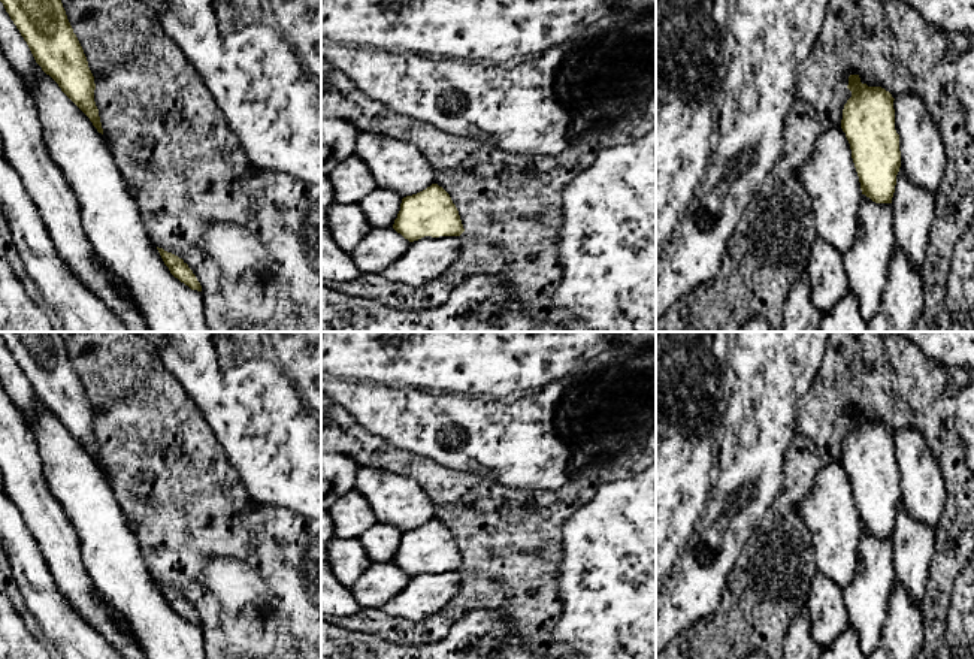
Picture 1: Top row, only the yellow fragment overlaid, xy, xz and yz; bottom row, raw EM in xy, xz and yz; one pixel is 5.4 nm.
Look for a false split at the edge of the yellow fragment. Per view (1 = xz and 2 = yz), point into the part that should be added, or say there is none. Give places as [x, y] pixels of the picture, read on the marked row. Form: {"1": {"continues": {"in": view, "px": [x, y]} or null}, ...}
{"1": {"continues": null}, "2": {"continues": null}}

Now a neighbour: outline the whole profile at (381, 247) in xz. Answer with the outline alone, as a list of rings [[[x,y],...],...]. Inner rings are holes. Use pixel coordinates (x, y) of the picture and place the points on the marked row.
[[[370,229],[350,256],[365,275],[378,275],[400,259],[409,245],[394,229]]]

